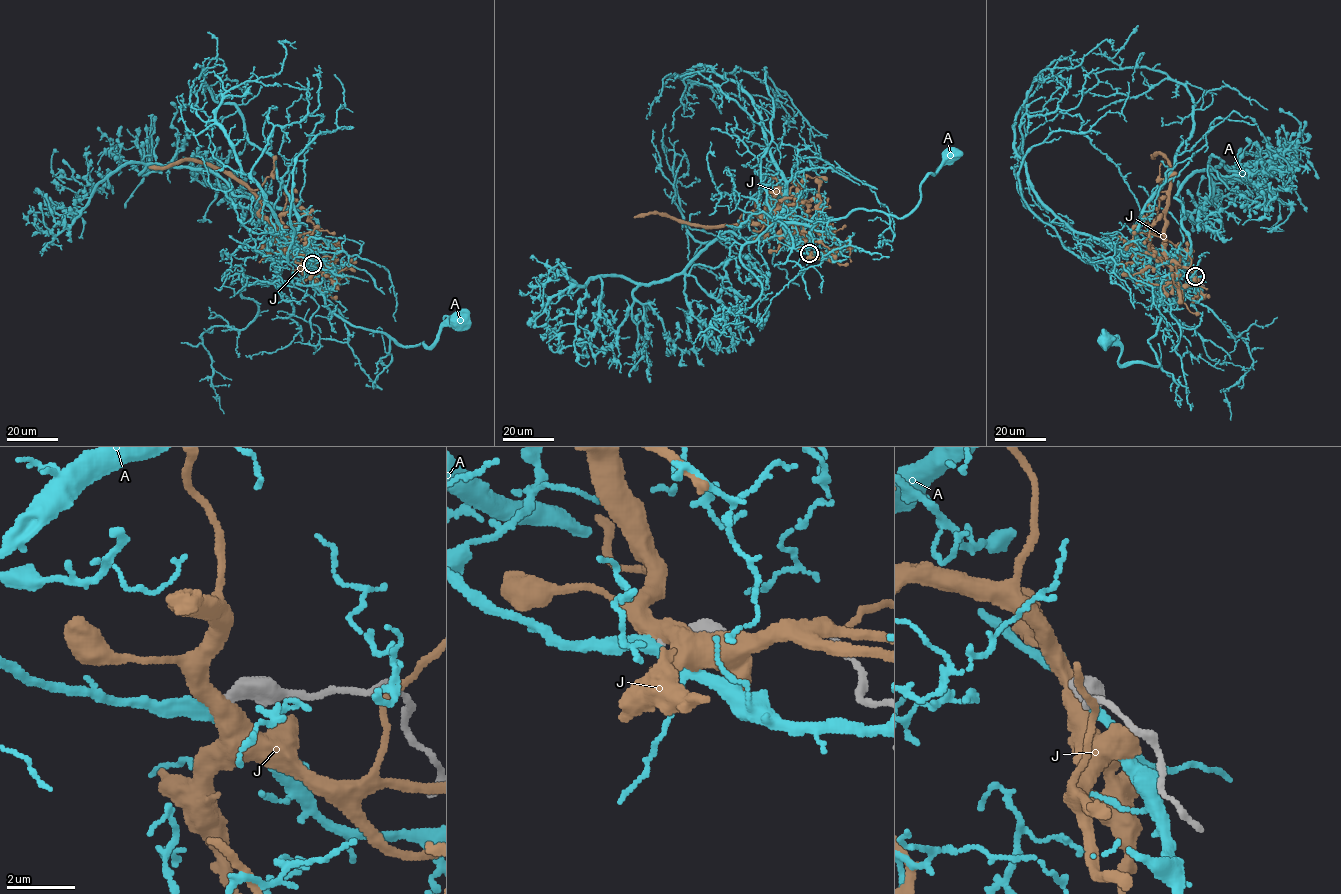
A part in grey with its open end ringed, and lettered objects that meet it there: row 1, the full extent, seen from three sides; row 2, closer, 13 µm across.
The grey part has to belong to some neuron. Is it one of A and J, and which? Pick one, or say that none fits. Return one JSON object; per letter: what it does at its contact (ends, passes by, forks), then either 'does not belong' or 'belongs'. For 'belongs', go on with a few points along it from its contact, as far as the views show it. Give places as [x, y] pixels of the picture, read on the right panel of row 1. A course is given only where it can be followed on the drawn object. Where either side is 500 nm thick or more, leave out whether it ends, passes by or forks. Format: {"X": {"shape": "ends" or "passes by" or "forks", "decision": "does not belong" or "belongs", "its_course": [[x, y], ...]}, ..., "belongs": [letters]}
{"A": {"shape": "passes by", "decision": "does not belong"}, "J": {"decision": "does not belong"}, "belongs": []}

